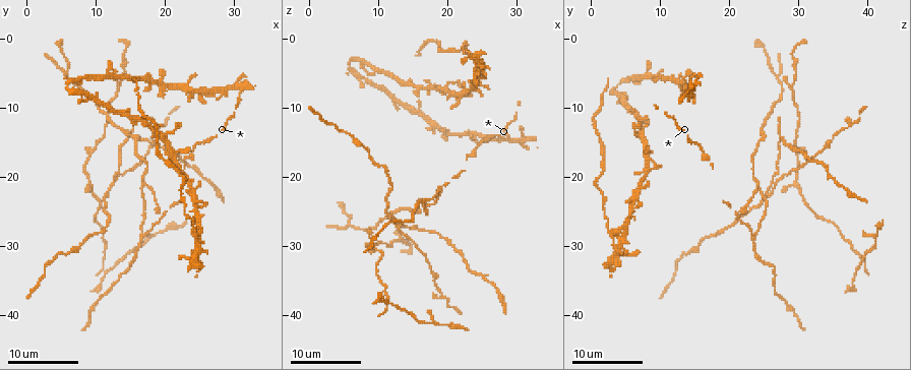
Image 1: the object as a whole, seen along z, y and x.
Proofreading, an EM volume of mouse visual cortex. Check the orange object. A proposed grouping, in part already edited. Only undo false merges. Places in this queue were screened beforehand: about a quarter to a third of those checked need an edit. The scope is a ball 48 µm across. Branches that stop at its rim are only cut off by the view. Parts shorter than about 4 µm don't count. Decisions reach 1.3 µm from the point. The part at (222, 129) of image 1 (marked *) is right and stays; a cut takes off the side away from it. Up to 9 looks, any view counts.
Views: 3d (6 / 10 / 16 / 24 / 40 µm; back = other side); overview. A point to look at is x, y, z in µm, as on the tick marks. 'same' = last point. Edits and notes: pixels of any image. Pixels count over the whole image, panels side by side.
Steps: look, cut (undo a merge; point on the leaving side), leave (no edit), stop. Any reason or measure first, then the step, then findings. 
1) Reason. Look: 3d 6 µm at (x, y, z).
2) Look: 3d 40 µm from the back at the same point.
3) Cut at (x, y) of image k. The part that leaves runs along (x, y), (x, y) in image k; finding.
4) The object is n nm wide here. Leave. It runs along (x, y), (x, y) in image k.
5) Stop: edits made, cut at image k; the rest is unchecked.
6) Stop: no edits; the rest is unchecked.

Calibre changes. Look: 3d 10 µm at (9.0, 20.0, 30.0).

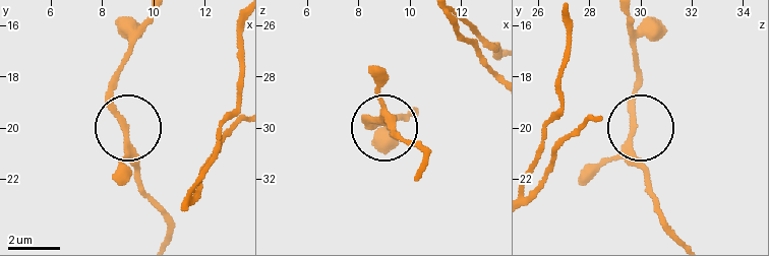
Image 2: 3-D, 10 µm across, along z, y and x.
Leave. One cell here.

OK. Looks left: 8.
Three-way junction. Look: 3d 10 µm at (17.0, 28.0, 24.0).

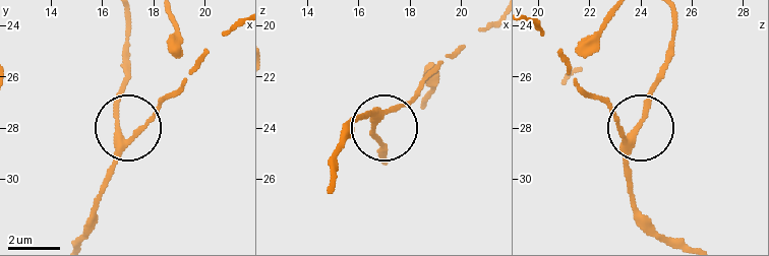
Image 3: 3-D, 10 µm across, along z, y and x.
Look: 3d 6 µm at (16.7, 28.2, 23.7).

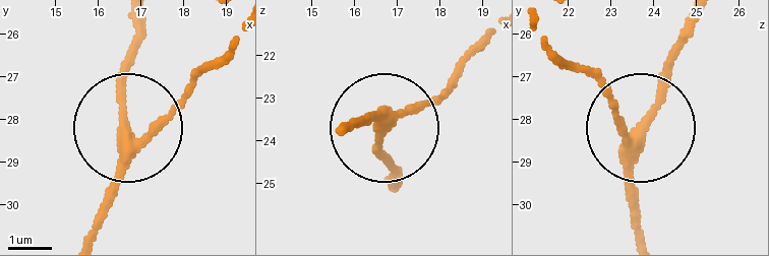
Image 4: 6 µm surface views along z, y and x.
The side arm is 20 µm long. Leave. All the same cell.

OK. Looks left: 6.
Branch point. Look: 3d 16 µm at (17.5, 21.0, 24.0).

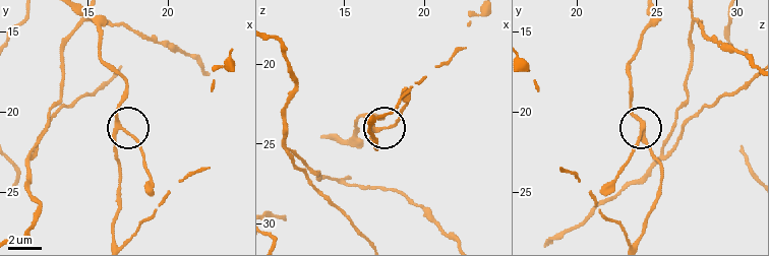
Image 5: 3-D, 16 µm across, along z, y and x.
3 arms meet here. Leave. All the same cell.

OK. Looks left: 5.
Look: 3d 16 µm at (9.5, 9.0, 27.0).

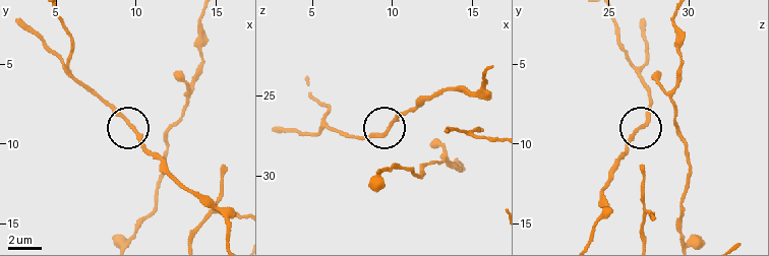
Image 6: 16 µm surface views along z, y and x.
The side arm is 12 µm long. Leave. One cell here.

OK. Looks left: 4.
Stop: no edits; the rest is unchecked.

